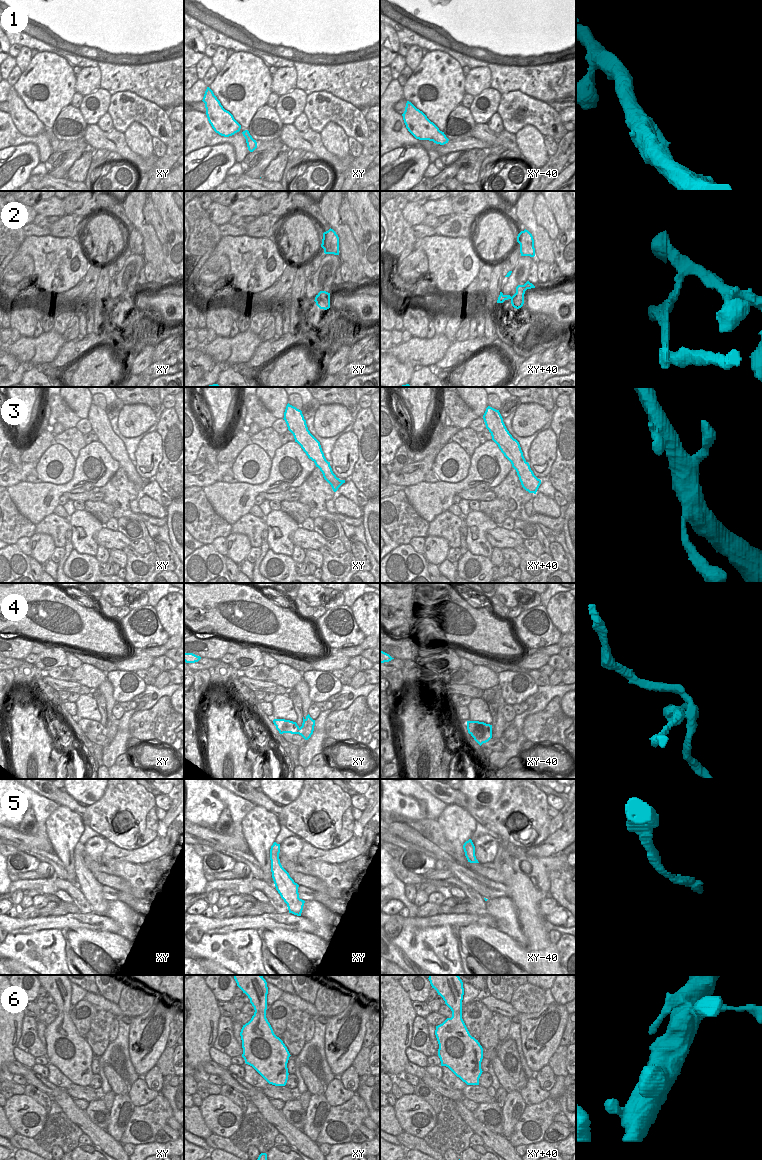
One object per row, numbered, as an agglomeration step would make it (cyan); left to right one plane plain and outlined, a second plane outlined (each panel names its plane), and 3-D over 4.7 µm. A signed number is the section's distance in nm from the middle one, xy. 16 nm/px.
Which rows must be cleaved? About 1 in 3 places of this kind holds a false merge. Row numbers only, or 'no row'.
2, 4

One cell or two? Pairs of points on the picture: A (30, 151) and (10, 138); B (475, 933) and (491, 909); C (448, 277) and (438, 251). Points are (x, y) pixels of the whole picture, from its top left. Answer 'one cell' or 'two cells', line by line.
A: two cells
B: two cells
C: one cell

